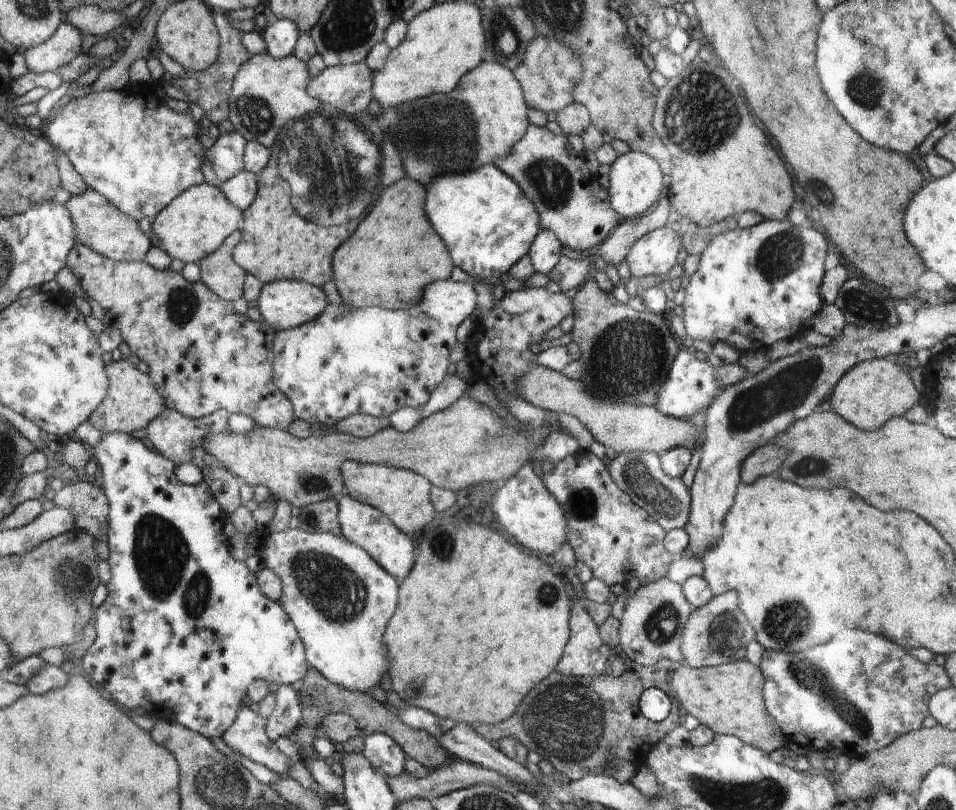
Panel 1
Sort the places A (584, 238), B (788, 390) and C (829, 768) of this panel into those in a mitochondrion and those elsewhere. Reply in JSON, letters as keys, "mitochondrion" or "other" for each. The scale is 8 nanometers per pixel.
{"A":"other","B":"mitochondrion","C":"other"}

